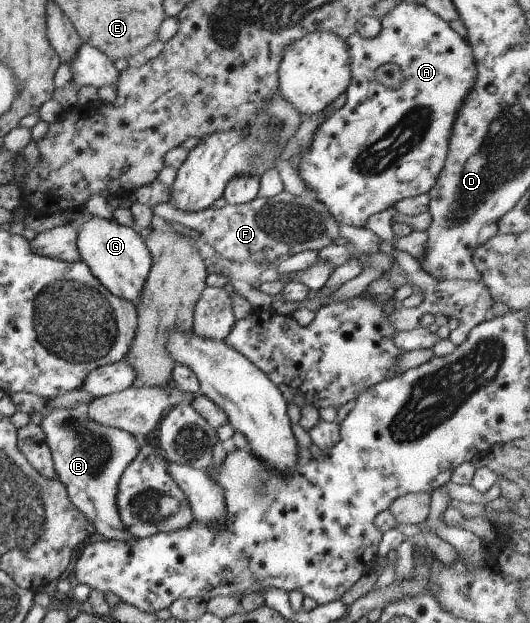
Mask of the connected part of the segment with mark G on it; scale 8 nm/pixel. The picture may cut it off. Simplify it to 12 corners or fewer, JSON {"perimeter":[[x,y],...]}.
{"perimeter":[[115,219],[77,224],[81,260],[137,305],[152,266],[139,233]]}

